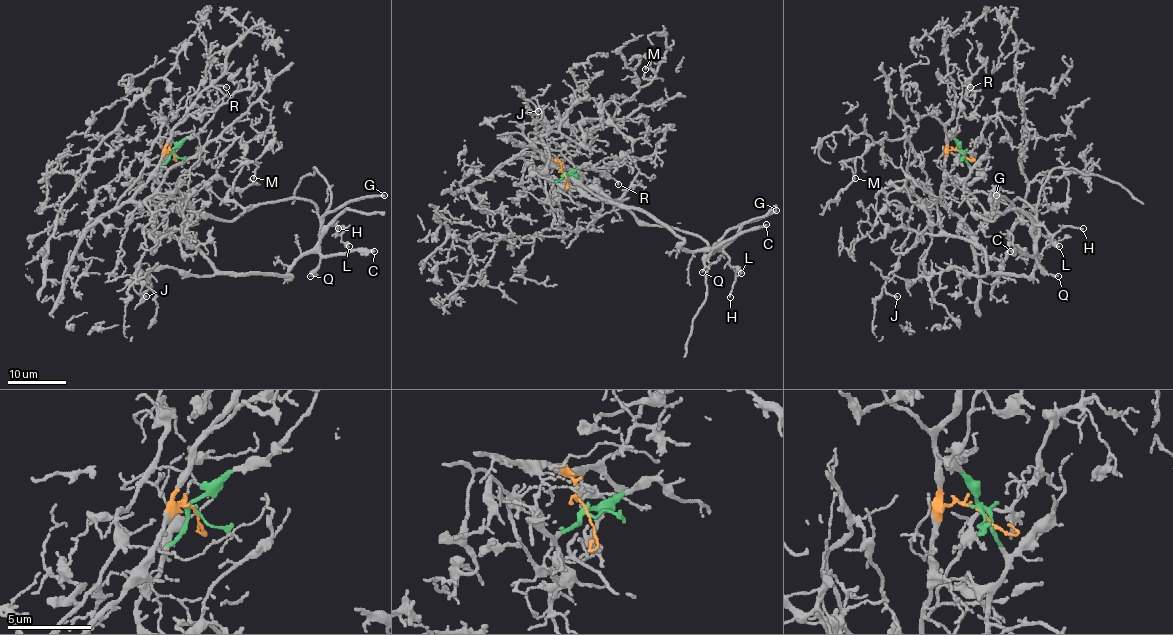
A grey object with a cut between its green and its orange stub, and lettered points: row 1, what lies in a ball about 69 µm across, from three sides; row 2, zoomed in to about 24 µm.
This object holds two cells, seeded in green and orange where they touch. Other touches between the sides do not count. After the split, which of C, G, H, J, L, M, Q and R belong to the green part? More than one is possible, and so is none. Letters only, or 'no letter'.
C, G, H, L, Q, R

